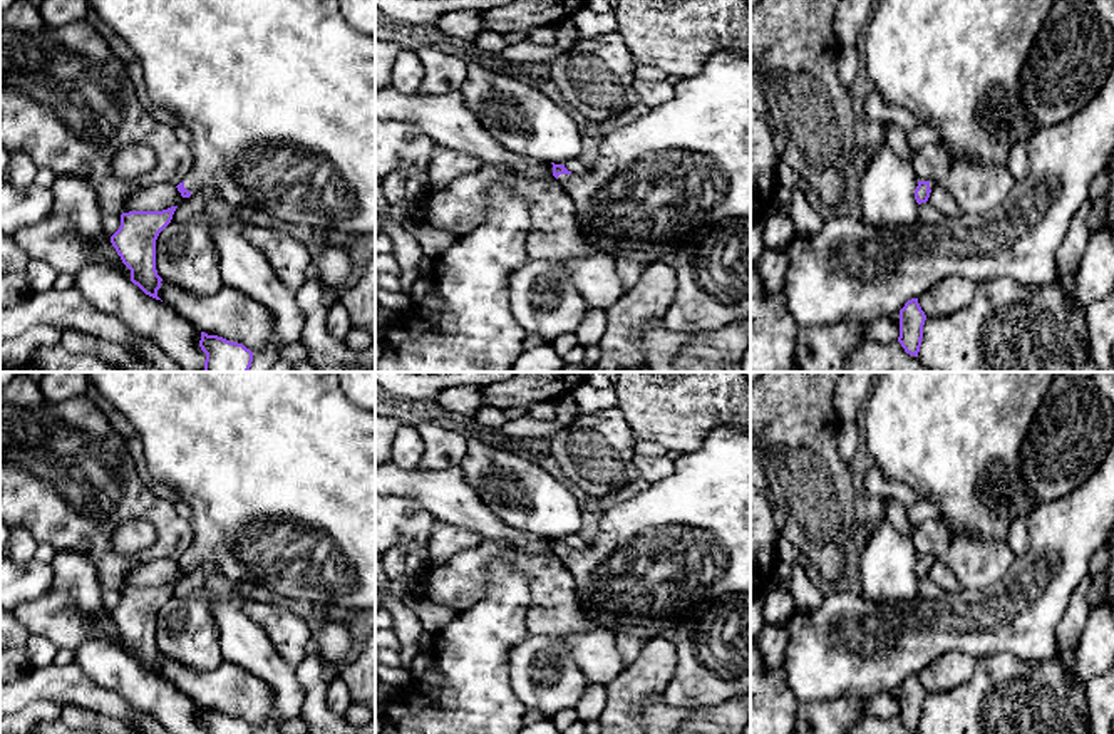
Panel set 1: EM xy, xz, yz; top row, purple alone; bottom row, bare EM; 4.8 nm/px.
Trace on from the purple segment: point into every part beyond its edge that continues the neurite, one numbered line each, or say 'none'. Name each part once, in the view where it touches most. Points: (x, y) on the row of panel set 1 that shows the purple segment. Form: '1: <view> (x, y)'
1: xz (685, 163)

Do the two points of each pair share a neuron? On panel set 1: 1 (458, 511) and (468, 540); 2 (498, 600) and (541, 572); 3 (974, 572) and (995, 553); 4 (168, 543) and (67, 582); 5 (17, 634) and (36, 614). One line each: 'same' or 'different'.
1: different
2: different
3: same
4: different
5: different

